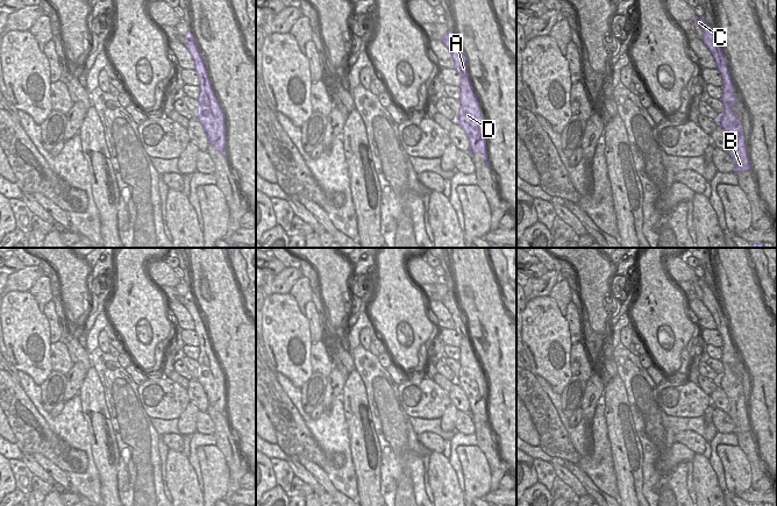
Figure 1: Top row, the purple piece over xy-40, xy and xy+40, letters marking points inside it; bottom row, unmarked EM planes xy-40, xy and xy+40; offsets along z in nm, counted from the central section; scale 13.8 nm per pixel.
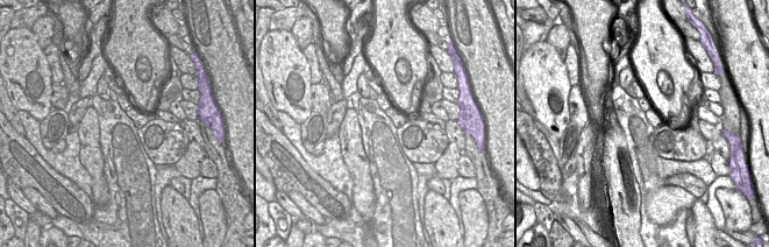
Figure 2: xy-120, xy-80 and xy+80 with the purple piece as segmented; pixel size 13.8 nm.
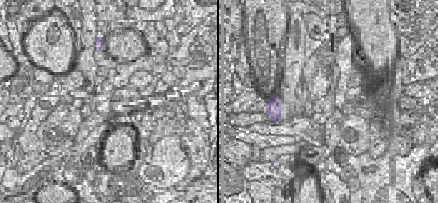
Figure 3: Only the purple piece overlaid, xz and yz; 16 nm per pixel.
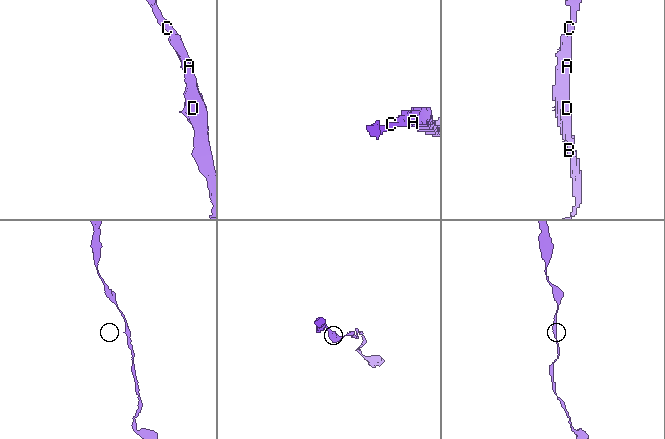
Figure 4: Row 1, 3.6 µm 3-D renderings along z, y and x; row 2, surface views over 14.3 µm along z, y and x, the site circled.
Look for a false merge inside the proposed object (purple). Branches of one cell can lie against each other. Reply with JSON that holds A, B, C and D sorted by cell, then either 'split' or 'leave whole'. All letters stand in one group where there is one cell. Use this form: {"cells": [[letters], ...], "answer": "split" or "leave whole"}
{"cells": [["A", "B", "C", "D"]], "answer": "leave whole"}

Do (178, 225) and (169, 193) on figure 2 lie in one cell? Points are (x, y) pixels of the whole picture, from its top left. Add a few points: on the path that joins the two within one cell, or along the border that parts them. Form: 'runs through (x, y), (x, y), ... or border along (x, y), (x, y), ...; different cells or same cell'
runs through (178, 217), (171, 202); same cell

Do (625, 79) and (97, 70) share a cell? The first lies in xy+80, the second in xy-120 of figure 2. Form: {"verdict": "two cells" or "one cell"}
{"verdict": "two cells"}

